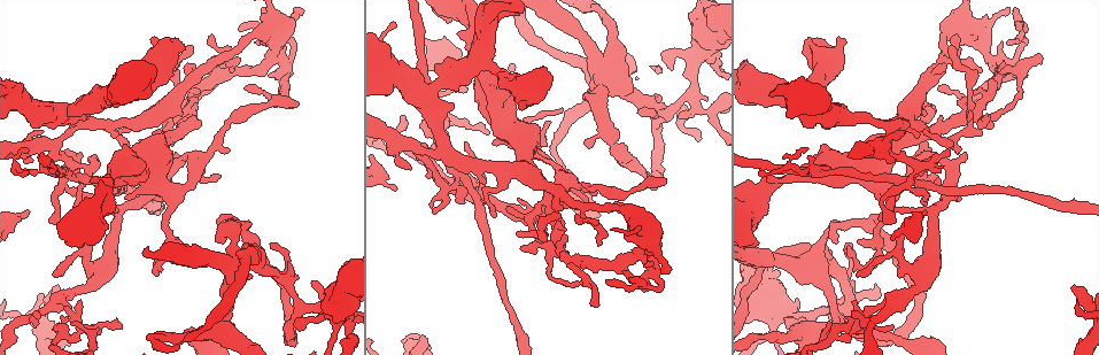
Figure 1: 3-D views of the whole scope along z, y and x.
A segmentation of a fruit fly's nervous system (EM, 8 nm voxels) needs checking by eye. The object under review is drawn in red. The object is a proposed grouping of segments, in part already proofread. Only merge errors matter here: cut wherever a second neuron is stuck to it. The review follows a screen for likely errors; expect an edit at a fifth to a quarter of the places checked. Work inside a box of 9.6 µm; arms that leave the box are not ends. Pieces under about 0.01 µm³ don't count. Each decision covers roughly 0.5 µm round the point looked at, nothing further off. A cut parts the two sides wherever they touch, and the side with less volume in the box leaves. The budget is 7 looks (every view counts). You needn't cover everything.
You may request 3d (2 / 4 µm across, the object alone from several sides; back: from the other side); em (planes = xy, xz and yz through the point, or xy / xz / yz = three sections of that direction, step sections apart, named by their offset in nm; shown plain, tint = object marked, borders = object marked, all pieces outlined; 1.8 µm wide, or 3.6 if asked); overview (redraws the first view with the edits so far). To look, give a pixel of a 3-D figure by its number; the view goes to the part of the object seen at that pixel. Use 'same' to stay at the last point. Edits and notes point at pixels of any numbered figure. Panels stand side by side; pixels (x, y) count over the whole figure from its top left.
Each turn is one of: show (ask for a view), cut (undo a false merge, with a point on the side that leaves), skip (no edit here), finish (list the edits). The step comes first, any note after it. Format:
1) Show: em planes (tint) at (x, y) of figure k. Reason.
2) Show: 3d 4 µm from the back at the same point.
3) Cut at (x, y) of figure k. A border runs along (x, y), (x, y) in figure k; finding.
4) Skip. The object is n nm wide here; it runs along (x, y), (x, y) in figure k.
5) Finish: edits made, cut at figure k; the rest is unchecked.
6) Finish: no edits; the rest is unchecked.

Show: 3d 4 µm from the back at (814, 257) of figure 1. Thin arm on a thick one.

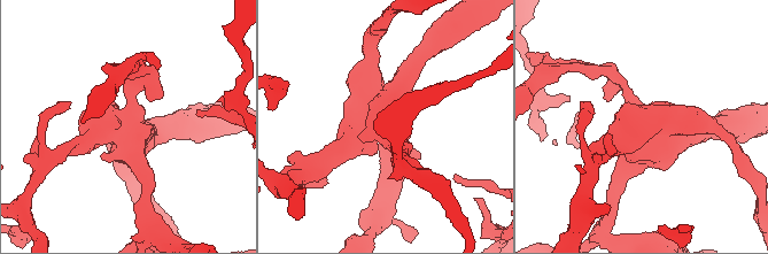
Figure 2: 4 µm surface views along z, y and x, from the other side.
Show: em 3.6 µm planes (tint) at (639, 126) of figure 2.

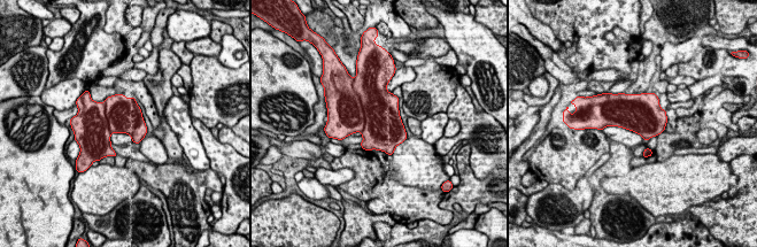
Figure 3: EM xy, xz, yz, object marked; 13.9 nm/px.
Skip. All the same neuron.

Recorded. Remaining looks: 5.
Show: 3d 4 µm at (780, 313) of figure 1. Abrupt turn.

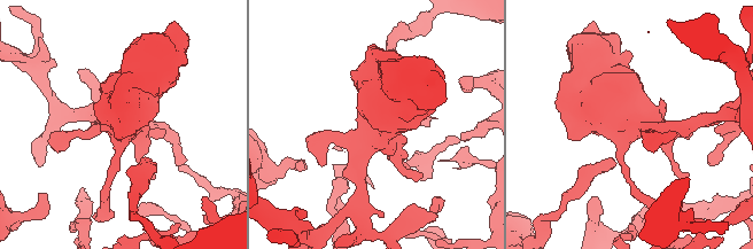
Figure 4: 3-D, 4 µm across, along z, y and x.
Show: em 3.6 µm xz step 16 (tint) at (632, 119) of figure 4.

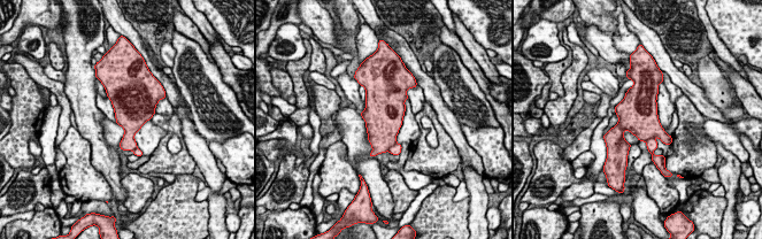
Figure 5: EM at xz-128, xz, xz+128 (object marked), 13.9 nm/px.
Skip. All the same neuron.

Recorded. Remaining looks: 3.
Show: em xz step 16 (tint) at (635, 169) of figure 1. Closes a loop.

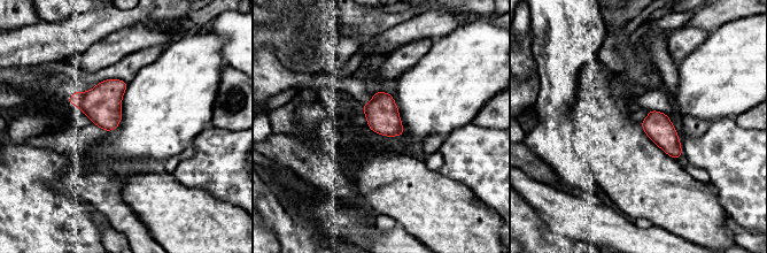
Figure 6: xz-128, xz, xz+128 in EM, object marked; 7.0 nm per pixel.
Show: em planes (tint) at the same point. Cut it another way.

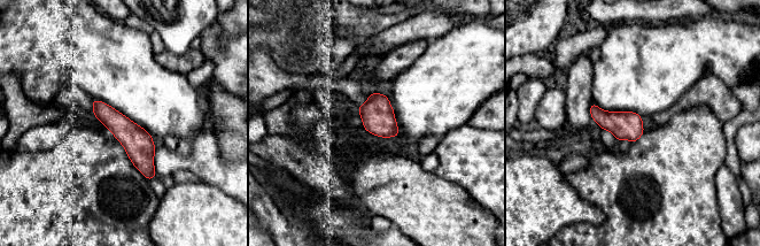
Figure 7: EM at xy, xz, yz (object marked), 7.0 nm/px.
Skip. It runs along (95, 102), (139, 146), (150, 176) in figure 7; all the same neuron.

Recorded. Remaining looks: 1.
Finish: no edits; the rest is unchecked.

